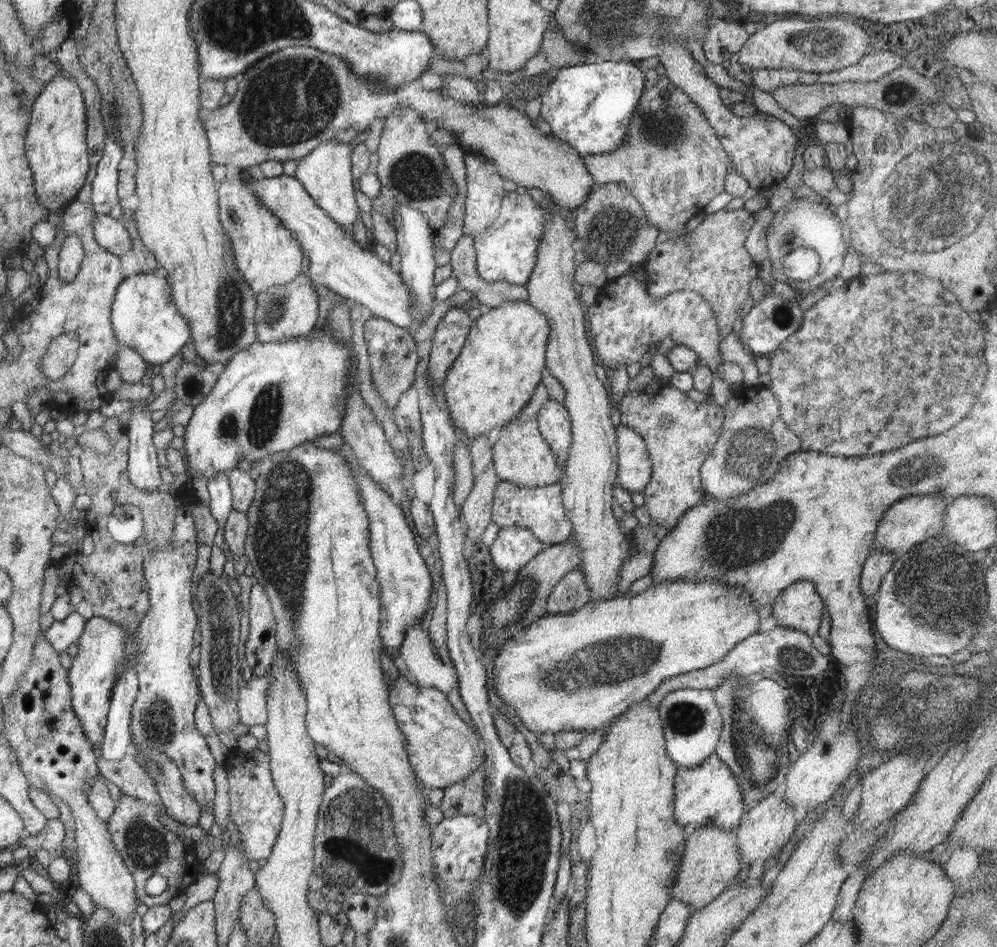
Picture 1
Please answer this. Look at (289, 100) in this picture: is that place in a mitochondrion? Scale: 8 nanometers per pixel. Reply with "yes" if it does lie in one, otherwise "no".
yes

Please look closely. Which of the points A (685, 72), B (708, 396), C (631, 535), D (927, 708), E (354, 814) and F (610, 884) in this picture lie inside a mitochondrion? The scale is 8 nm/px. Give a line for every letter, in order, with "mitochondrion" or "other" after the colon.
A: other
B: other
C: other
D: mitochondrion
E: mitochondrion
F: other

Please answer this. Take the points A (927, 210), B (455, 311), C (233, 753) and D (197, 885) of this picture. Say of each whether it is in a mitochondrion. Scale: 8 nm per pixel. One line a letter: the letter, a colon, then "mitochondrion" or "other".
A: mitochondrion
B: other
C: other
D: other

